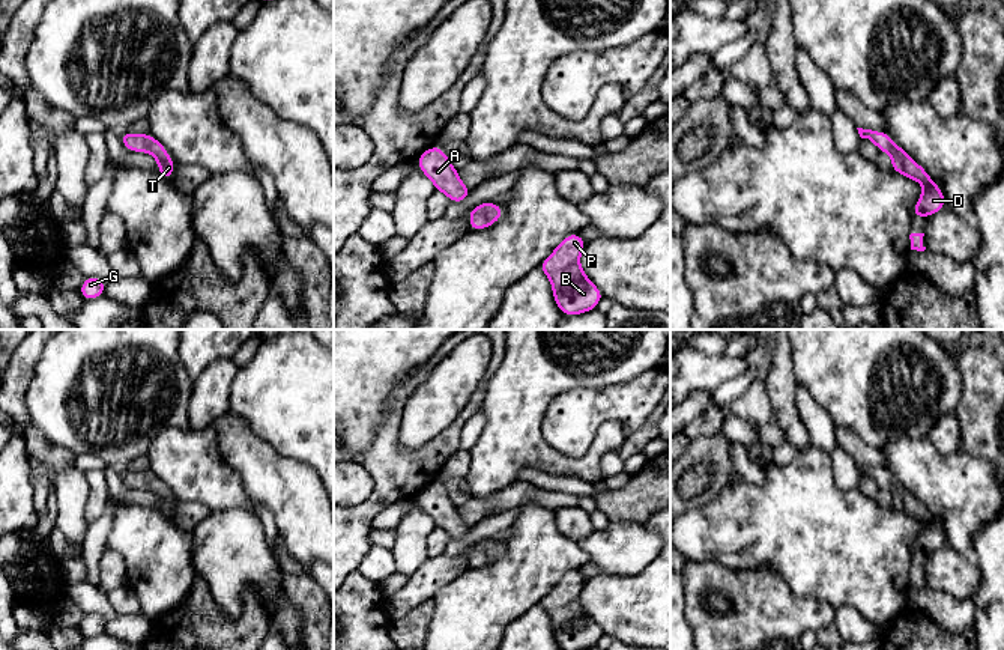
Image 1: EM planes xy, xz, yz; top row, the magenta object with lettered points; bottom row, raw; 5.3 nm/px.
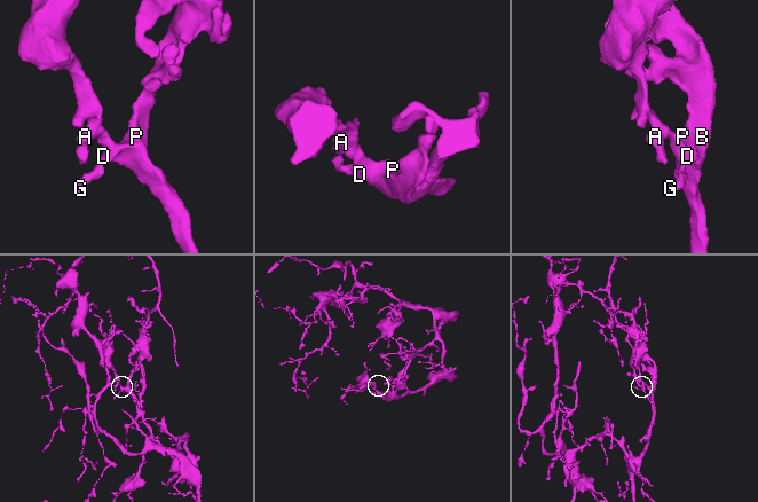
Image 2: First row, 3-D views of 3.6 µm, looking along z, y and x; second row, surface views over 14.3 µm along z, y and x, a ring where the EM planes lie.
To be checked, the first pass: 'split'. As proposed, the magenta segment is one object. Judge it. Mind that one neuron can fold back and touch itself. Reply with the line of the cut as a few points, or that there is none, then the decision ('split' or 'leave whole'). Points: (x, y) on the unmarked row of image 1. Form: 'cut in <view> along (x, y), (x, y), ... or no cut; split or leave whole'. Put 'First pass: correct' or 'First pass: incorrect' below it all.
no cut; leave whole
First pass: incorrect

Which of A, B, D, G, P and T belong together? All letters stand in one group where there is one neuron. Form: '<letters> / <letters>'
A B D G P T

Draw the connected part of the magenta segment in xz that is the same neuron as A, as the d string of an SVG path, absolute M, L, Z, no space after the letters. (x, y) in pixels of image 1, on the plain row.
M428 484L416 495L416 500L422 512L433 519L434 527L443 530L449 539L460 540L472 530L461 519L458 507L449 500L442 484Z

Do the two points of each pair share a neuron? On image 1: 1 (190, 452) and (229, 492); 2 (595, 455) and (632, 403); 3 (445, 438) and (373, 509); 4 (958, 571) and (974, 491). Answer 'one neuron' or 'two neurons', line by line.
1: one neuron
2: two neurons
3: one neuron
4: two neurons

